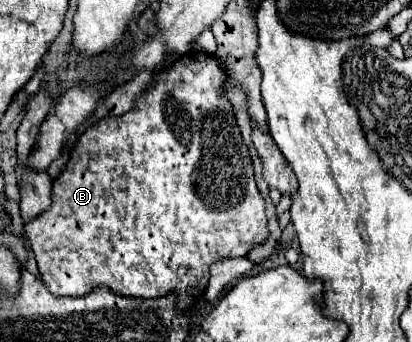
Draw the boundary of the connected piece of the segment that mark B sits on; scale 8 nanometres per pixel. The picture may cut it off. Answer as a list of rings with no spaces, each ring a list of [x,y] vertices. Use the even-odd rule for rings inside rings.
[[[205,52],[185,54],[179,60],[175,60],[171,66],[163,68],[153,78],[151,86],[137,98],[137,102],[133,104],[133,108],[129,112],[125,112],[121,116],[103,118],[85,130],[85,134],[73,146],[67,166],[53,180],[51,206],[47,210],[43,210],[37,218],[33,218],[29,224],[25,224],[25,234],[31,242],[33,252],[35,252],[35,260],[37,260],[41,278],[51,294],[55,294],[55,296],[85,296],[91,290],[95,290],[97,286],[107,286],[115,294],[137,296],[137,298],[159,298],[159,296],[177,292],[179,308],[187,308],[203,296],[207,280],[209,280],[209,266],[213,262],[231,258],[231,256],[247,256],[253,246],[259,246],[269,238],[265,200],[259,194],[259,188],[255,184],[249,148],[247,148],[245,140],[241,138],[239,126],[233,116],[233,106],[227,98],[227,88],[223,86],[223,82],[227,82],[227,76],[223,76],[223,66],[219,66],[219,60],[213,54],[205,54]]]

